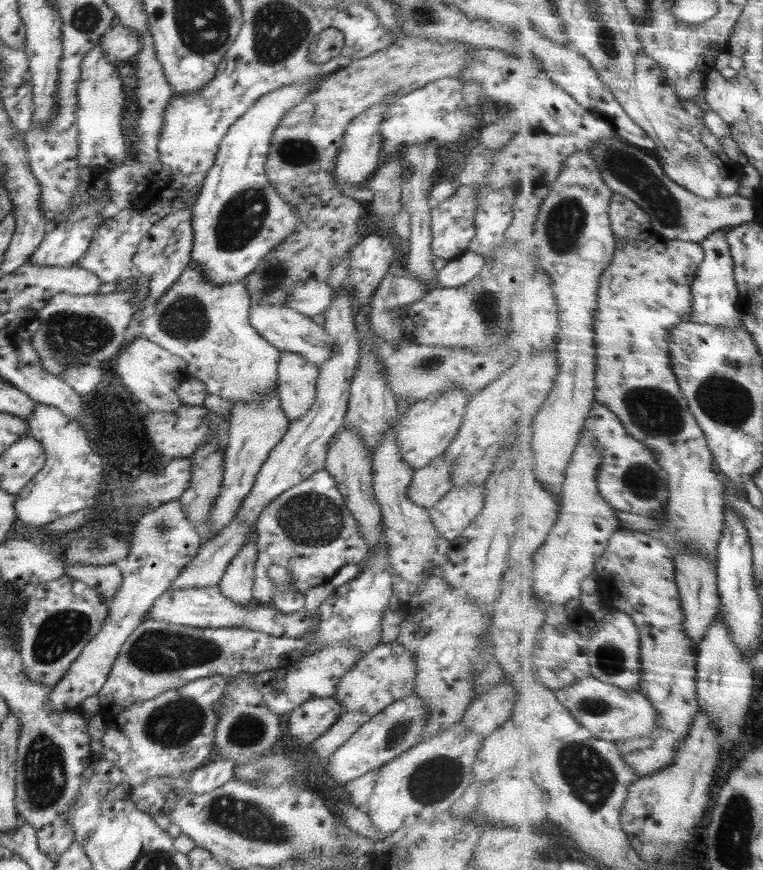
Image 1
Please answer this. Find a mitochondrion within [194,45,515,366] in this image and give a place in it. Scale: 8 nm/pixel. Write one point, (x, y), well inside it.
(240, 221)

